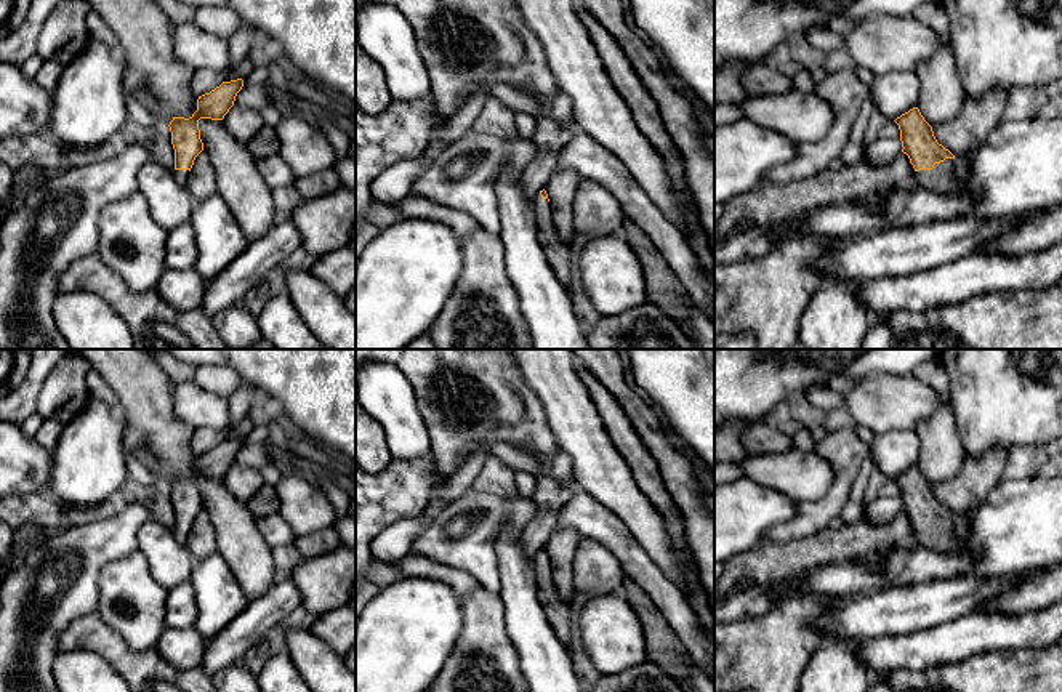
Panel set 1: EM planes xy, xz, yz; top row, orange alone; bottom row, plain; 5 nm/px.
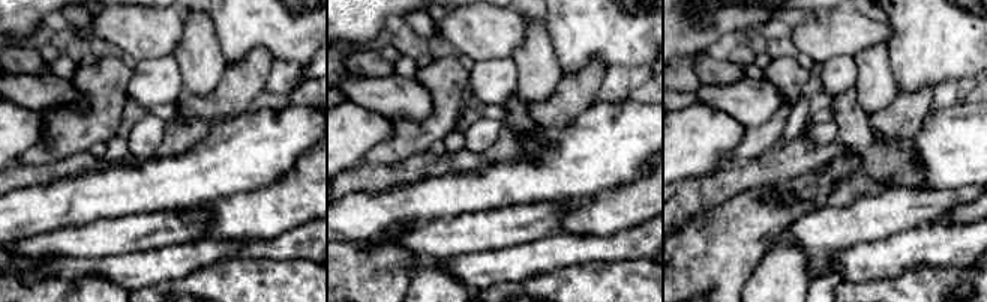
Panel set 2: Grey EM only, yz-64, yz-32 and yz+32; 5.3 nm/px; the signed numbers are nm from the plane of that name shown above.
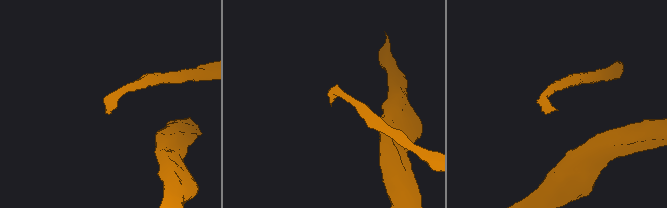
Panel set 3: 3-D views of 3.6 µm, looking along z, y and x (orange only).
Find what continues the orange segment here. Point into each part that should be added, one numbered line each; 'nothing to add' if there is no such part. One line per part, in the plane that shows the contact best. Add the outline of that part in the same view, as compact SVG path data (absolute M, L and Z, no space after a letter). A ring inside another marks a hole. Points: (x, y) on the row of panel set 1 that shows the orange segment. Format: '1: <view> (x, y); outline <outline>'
1: yz (949, 177); outline M945 159L935 163L932 170L916 171L916 183L939 194L964 194L964 184L969 171L961 165L959 159Z

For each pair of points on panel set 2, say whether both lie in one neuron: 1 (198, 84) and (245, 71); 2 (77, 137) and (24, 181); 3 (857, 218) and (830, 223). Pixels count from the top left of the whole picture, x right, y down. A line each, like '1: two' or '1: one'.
1: two
2: two
3: one

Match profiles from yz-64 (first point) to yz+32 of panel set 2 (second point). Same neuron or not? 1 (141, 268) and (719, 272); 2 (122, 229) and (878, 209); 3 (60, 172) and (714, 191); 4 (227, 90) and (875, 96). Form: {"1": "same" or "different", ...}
{"1": "different", "2": "same", "3": "same", "4": "different"}

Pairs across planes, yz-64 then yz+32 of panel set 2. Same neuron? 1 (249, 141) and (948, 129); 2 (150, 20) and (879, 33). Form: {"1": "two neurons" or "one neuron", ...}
{"1": "one neuron", "2": "one neuron"}

